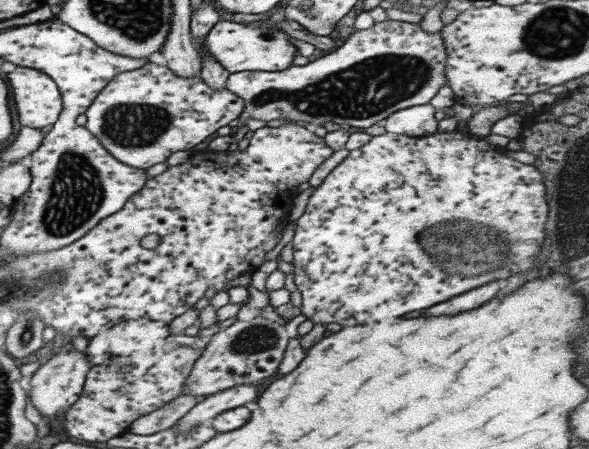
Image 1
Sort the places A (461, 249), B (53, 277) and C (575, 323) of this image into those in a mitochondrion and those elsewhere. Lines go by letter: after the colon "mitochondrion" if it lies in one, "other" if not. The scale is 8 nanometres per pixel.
A: mitochondrion
B: mitochondrion
C: other

